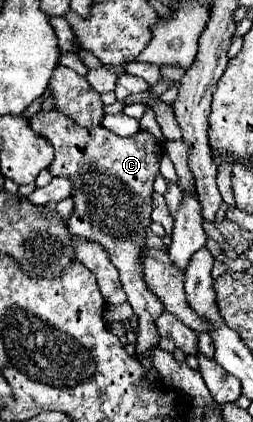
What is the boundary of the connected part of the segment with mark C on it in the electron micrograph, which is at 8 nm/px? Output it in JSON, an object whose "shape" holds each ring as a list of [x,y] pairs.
{"shape":[[[57,109],[39,111],[29,119],[29,125],[55,147],[55,159],[49,165],[51,175],[69,177],[75,185],[75,213],[67,221],[69,231],[101,243],[111,255],[111,263],[121,273],[121,285],[127,293],[127,301],[139,319],[135,357],[145,369],[143,379],[149,385],[163,383],[161,373],[151,361],[151,351],[159,345],[155,319],[163,313],[163,307],[161,301],[145,287],[143,267],[139,261],[145,245],[145,229],[151,225],[151,193],[155,175],[159,173],[159,157],[163,155],[163,147],[145,131],[125,139],[105,127],[81,127]]]}

